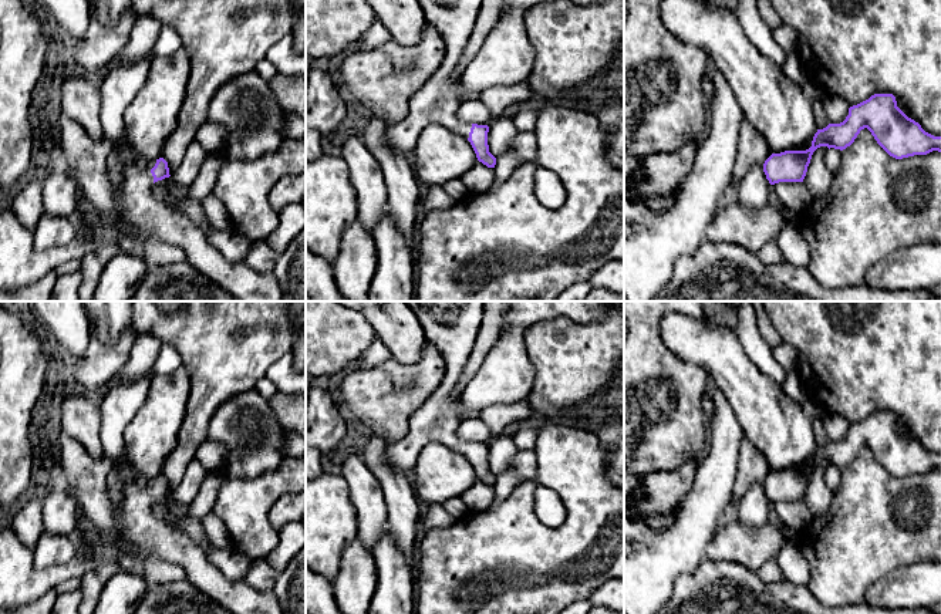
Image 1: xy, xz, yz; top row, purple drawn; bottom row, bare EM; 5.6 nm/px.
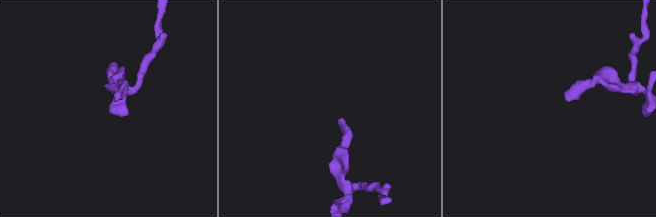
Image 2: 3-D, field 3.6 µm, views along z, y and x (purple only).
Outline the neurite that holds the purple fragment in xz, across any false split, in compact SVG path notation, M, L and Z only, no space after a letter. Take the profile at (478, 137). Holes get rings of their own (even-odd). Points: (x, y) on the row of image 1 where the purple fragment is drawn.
M482 0L418 1L425 21L438 30L445 43L445 57L434 75L409 99L408 115L388 126L387 144L414 163L414 151L422 129L428 125L441 125L466 138L478 161L495 168L496 158L489 152L488 145L489 126L458 118L463 88L461 78L452 77L475 28Z

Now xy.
M61 114L60 146L67 161L65 172L101 215L122 220L132 230L139 257L144 257L145 240L156 237L182 247L186 262L236 301L283 301L273 273L260 273L244 263L227 262L185 213L154 198L154 183L171 176L163 158L156 159L155 166L146 172L127 166L122 171L121 189L117 190L108 176L114 142L91 138L78 122Z

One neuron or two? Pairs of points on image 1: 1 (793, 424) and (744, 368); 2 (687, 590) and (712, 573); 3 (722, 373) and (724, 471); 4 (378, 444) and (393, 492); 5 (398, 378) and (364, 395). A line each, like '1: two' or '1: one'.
1: one
2: one
3: two
4: one
5: one

